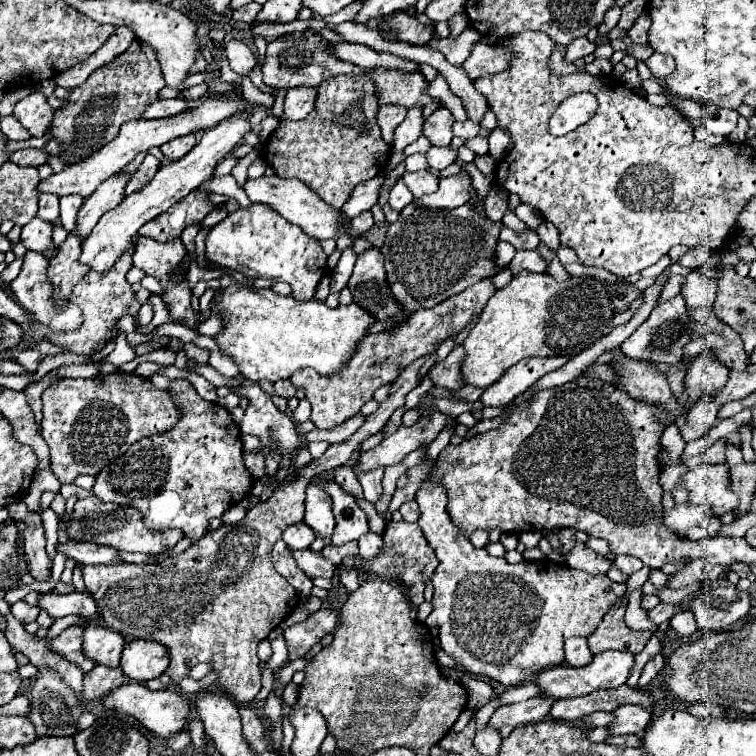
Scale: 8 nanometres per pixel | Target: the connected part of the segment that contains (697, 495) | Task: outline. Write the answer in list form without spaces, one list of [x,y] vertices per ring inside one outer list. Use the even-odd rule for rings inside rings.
[[[726,462],[692,468],[682,480],[690,490],[690,504],[708,504],[716,516],[738,510],[738,496],[730,490],[730,466]]]

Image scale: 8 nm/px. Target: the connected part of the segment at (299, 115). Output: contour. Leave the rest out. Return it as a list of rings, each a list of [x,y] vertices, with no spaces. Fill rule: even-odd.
[[[296,86],[290,88],[284,102],[284,118],[286,120],[302,120],[314,110],[316,102],[316,88],[310,86]]]

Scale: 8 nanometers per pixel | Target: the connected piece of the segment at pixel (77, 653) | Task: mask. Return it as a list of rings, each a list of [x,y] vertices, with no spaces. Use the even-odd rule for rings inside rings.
[[[72,626],[72,628],[66,628],[60,636],[56,636],[52,640],[52,648],[64,656],[66,660],[78,664],[84,672],[90,672],[96,662],[92,658],[86,658],[84,652],[82,652],[82,634],[84,634],[84,628],[82,626]]]

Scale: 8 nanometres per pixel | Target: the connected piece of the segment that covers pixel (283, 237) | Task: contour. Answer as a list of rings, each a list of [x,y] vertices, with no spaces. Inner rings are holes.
[[[252,204],[246,210],[240,208],[214,226],[206,236],[206,258],[250,278],[286,280],[292,286],[292,296],[300,302],[312,300],[328,260],[314,238],[298,230],[298,226],[286,222],[280,214],[264,204]]]

